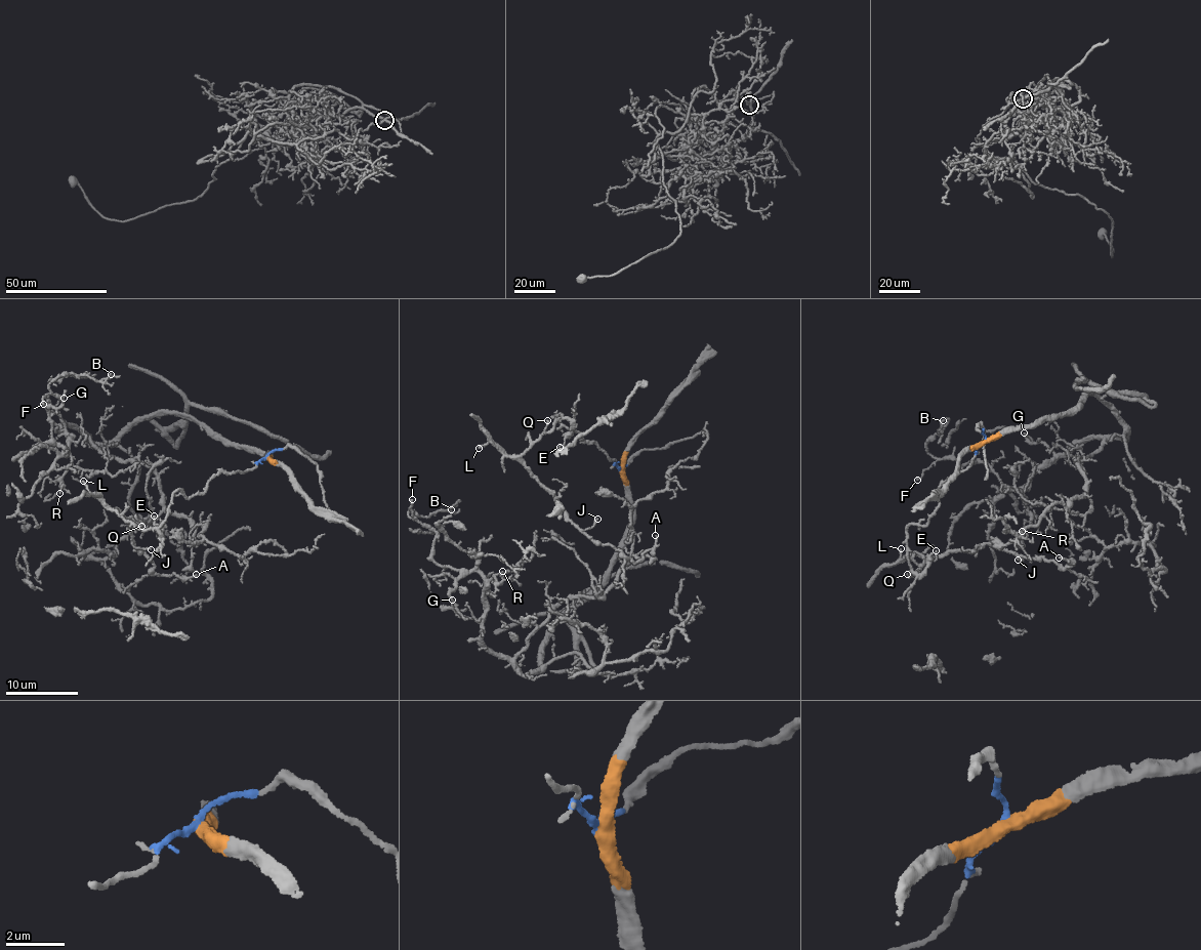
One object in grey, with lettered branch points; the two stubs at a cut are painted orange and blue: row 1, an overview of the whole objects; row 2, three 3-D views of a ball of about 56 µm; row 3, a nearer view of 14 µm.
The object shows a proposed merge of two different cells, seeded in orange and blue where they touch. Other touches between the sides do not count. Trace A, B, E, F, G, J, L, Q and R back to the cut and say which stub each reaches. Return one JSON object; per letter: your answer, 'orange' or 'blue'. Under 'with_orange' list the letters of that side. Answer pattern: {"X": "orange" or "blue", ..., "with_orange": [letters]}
{"A": "blue", "B": "orange", "E": "blue", "F": "orange", "G": "orange", "J": "blue", "L": "blue", "Q": "blue", "R": "orange", "with_orange": ["B", "F", "G", "R"]}

